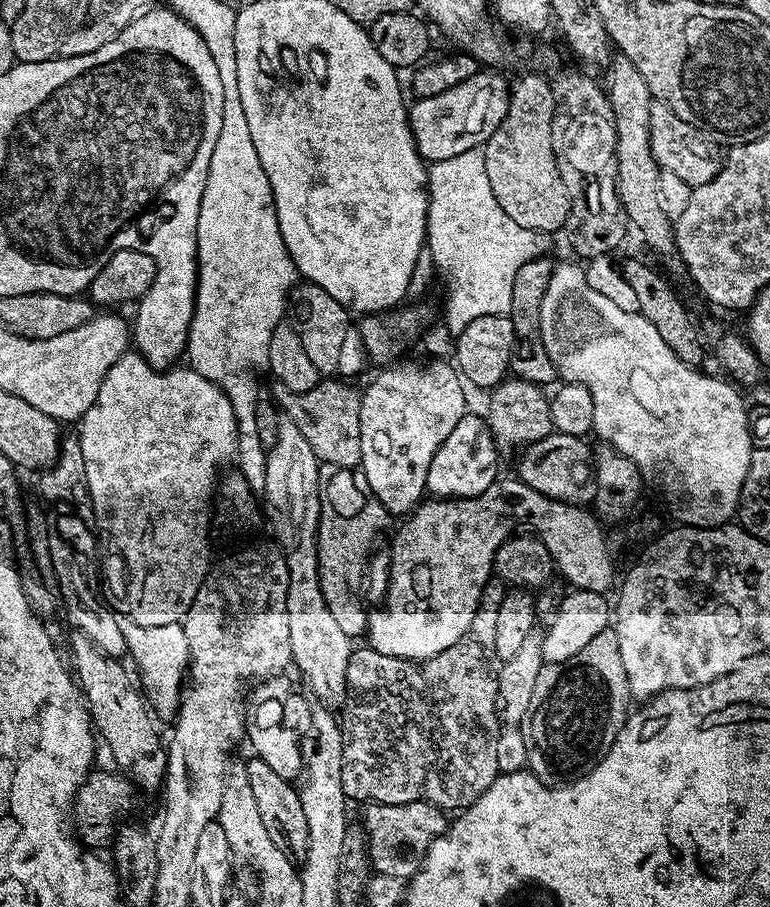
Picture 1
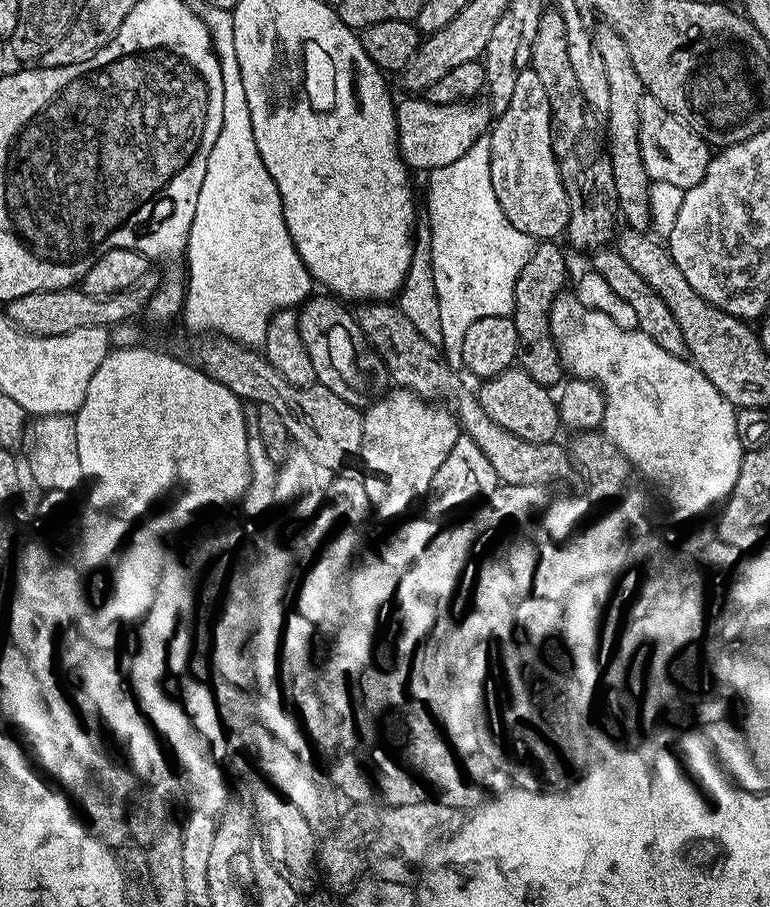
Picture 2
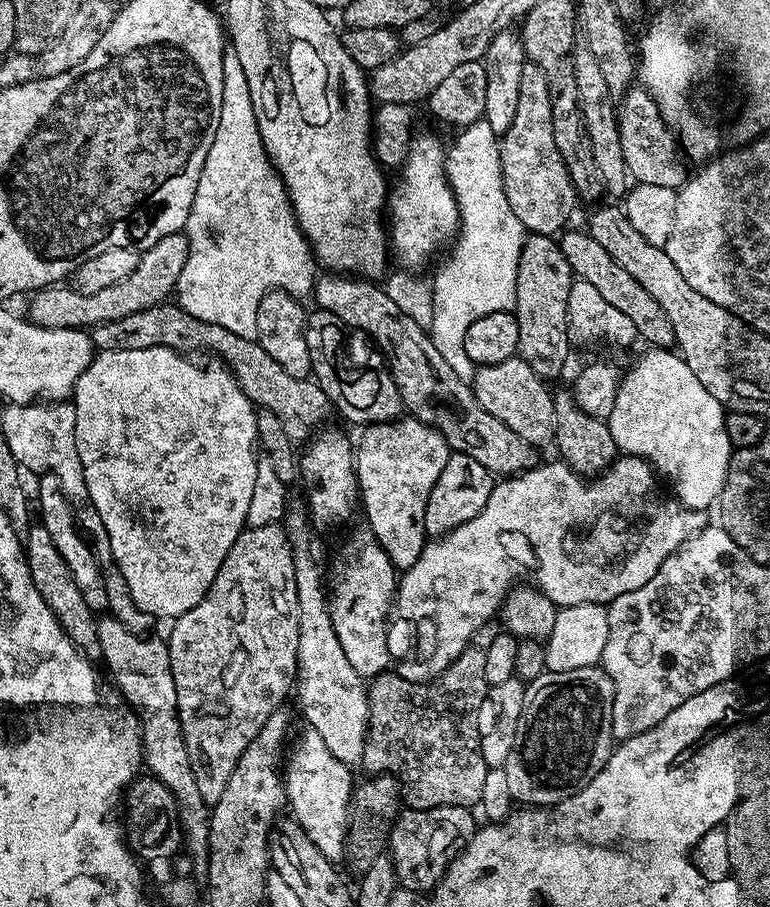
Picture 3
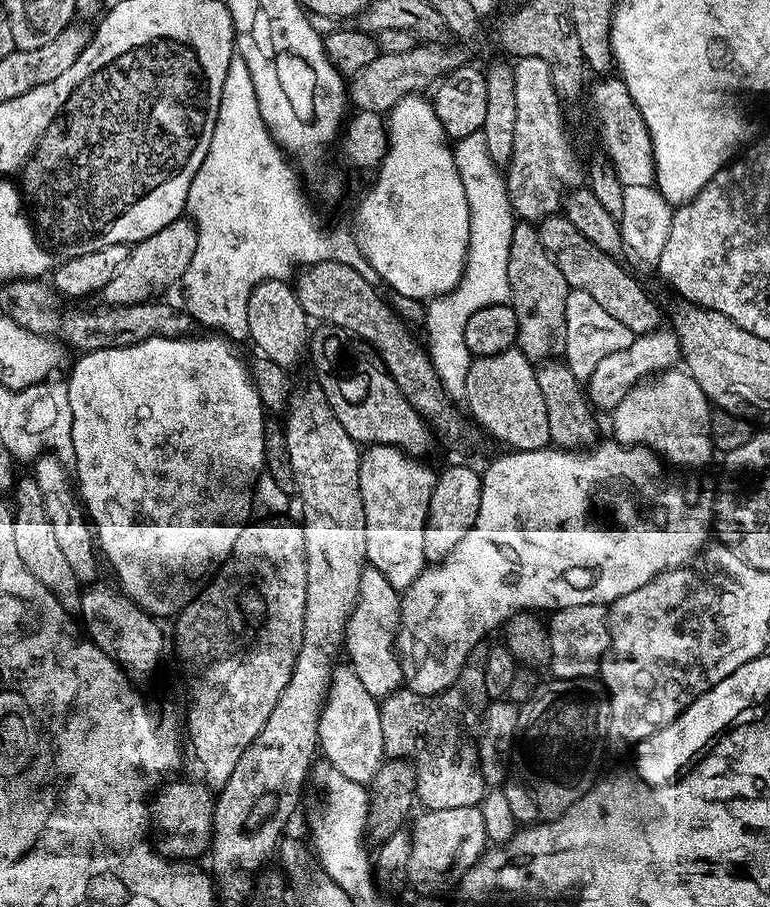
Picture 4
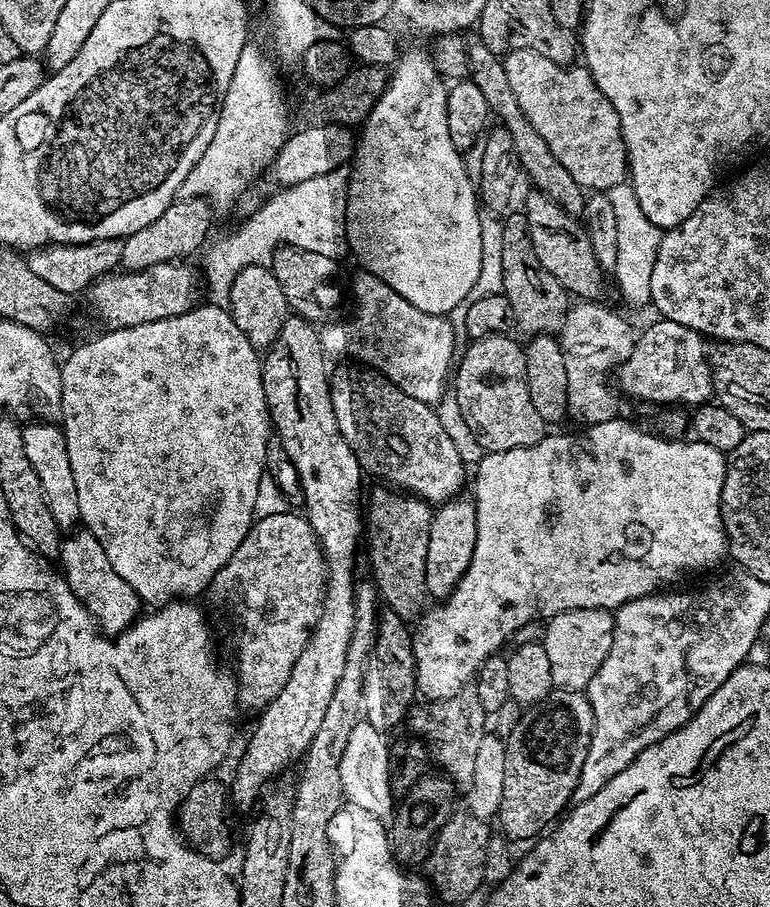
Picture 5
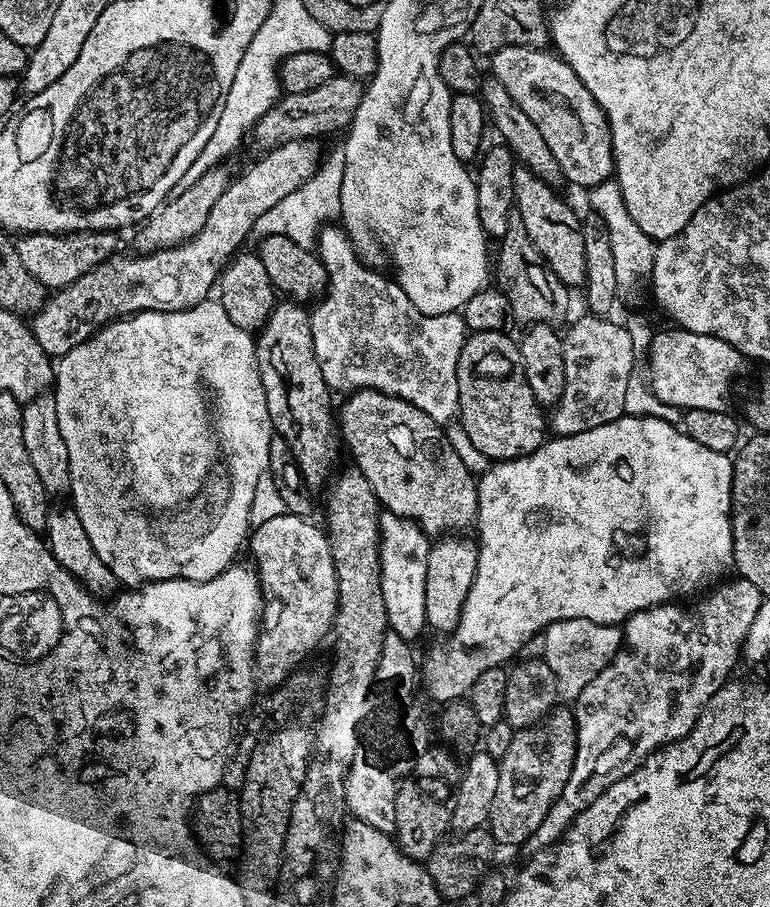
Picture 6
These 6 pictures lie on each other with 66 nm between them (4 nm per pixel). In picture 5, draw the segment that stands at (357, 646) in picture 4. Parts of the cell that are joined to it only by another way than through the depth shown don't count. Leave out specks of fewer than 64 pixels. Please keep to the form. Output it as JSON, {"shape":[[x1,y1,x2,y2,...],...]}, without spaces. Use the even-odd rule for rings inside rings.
{"shape":[[391,610,379,613,376,641,372,655,364,668,364,702,362,716,367,724,380,732,391,733,396,723,403,721,417,699,416,667,412,653,412,632,404,629,405,621]]}

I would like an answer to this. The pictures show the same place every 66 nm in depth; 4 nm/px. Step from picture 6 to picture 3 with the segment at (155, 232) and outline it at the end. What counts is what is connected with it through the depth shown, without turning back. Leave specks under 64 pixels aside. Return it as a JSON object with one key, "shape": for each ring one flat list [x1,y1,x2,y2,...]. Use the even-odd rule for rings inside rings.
{"shape":[[175,232,166,238,162,238,152,248,143,249,140,252,140,261,134,270,122,282,114,282,114,286,105,286,102,290,94,294,78,294,70,286,49,286,31,293,28,304,27,319,33,324,43,328,78,328,81,330,91,330,102,322,114,322,114,318,126,318,126,314,138,314,138,310,146,310,155,304,163,304,176,291,178,274,182,274,182,266,186,266,188,257,188,238,184,232]]}

